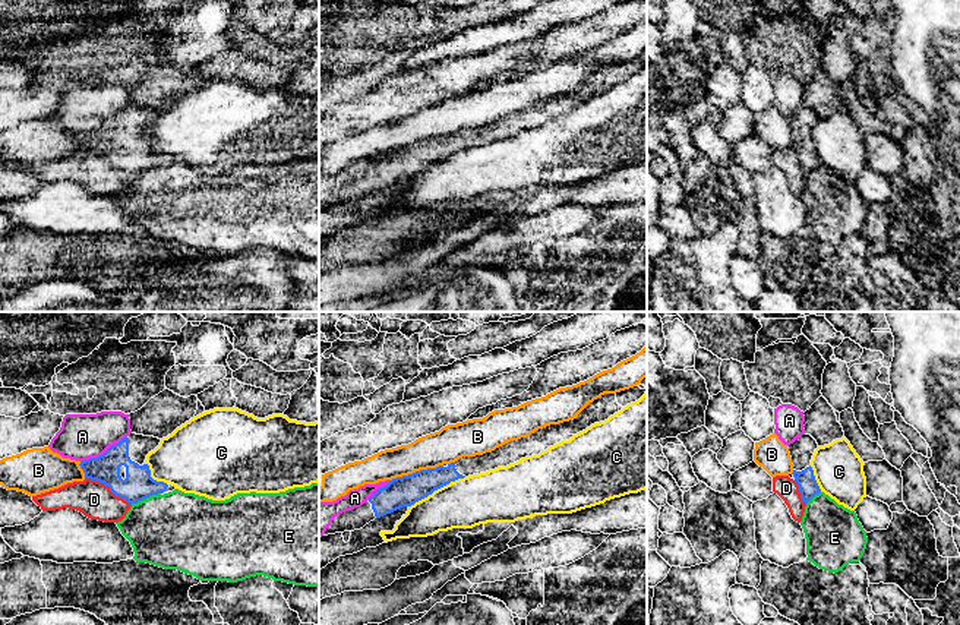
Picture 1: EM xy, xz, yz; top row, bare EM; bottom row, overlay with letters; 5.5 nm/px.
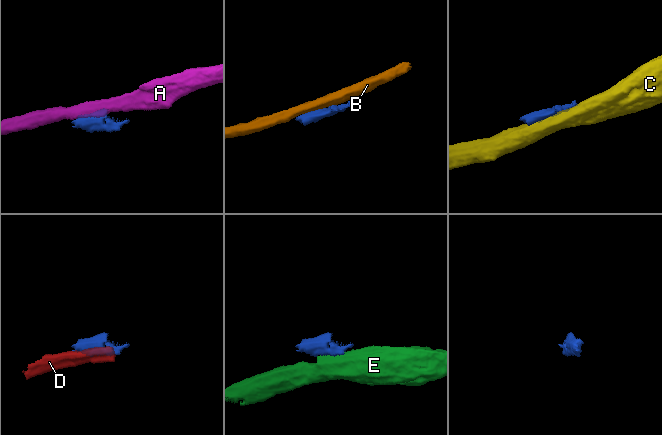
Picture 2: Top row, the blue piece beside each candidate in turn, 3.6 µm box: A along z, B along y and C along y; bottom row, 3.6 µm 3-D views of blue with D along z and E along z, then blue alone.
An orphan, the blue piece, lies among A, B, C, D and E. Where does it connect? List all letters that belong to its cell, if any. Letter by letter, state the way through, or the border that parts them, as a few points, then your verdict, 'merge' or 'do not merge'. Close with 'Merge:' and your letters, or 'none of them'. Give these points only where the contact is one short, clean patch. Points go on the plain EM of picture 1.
A: do not merge
B: do not merge
C: do not merge
D: do not merge
E: border xy (160, 164), (132, 176); do not merge
Merge: none of them

